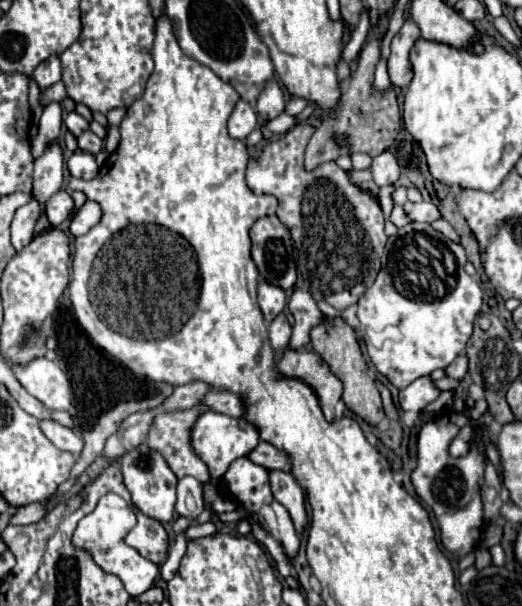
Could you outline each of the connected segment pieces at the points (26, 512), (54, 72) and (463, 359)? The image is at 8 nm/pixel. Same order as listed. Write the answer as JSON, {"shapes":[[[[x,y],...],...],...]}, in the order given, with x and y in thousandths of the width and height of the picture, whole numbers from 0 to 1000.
{"shapes":[[[[63,828],[63,832],[52,832],[52,835],[40,835],[33,842],[33,848],[21,855],[21,865],[63,865],[63,861],[75,861],[90,851],[94,838],[82,832],[82,828]]],[[[98,92],[90,99],[82,99],[67,119],[63,119],[63,132],[71,135],[75,149],[94,145],[98,139],[117,132],[117,106],[113,106],[113,92]]],[[[891,584],[875,587],[875,594],[872,594],[868,601],[860,601],[860,604],[856,604],[856,620],[883,627],[883,624],[891,620],[891,614],[895,614],[895,601],[898,601],[898,594],[895,594],[895,587],[891,587]]]]}

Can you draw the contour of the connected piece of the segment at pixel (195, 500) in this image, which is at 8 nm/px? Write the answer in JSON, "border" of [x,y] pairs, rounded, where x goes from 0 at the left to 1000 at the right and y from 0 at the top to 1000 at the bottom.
{"border":[[[347,789],[339,795],[339,832],[335,845],[343,851],[358,855],[377,855],[393,838],[389,828],[389,802],[374,789]]]}

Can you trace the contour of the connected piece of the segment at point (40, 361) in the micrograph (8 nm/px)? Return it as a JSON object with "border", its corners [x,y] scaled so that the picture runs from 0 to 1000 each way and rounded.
{"border":[[[67,591],[52,604],[25,601],[25,617],[40,637],[82,663],[98,677],[132,677],[136,670],[136,634],[125,614],[90,591]]]}

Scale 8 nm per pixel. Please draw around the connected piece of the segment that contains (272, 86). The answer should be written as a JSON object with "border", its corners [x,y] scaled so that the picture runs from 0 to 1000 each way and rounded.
{"border":[[[527,132],[511,135],[496,165],[492,165],[492,185],[504,198],[523,198],[531,195],[546,178],[546,162],[542,152],[534,145],[534,139]]]}

